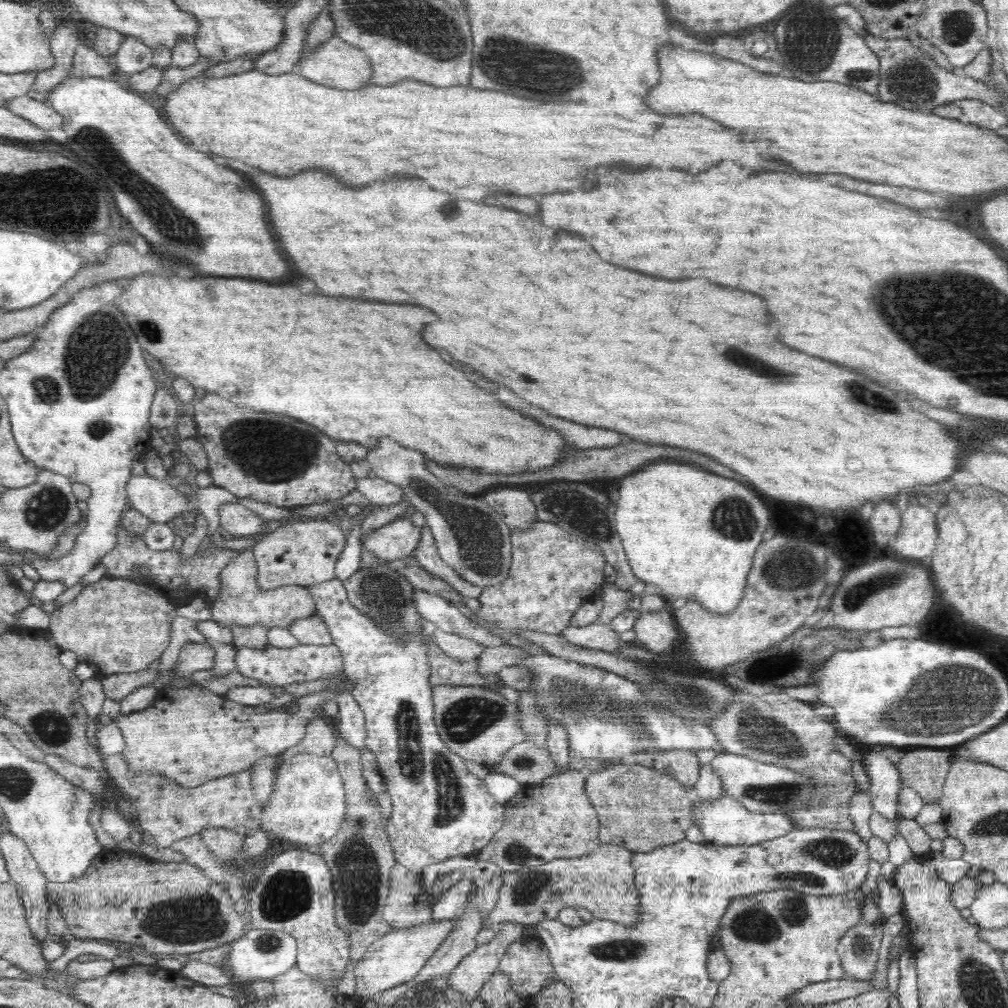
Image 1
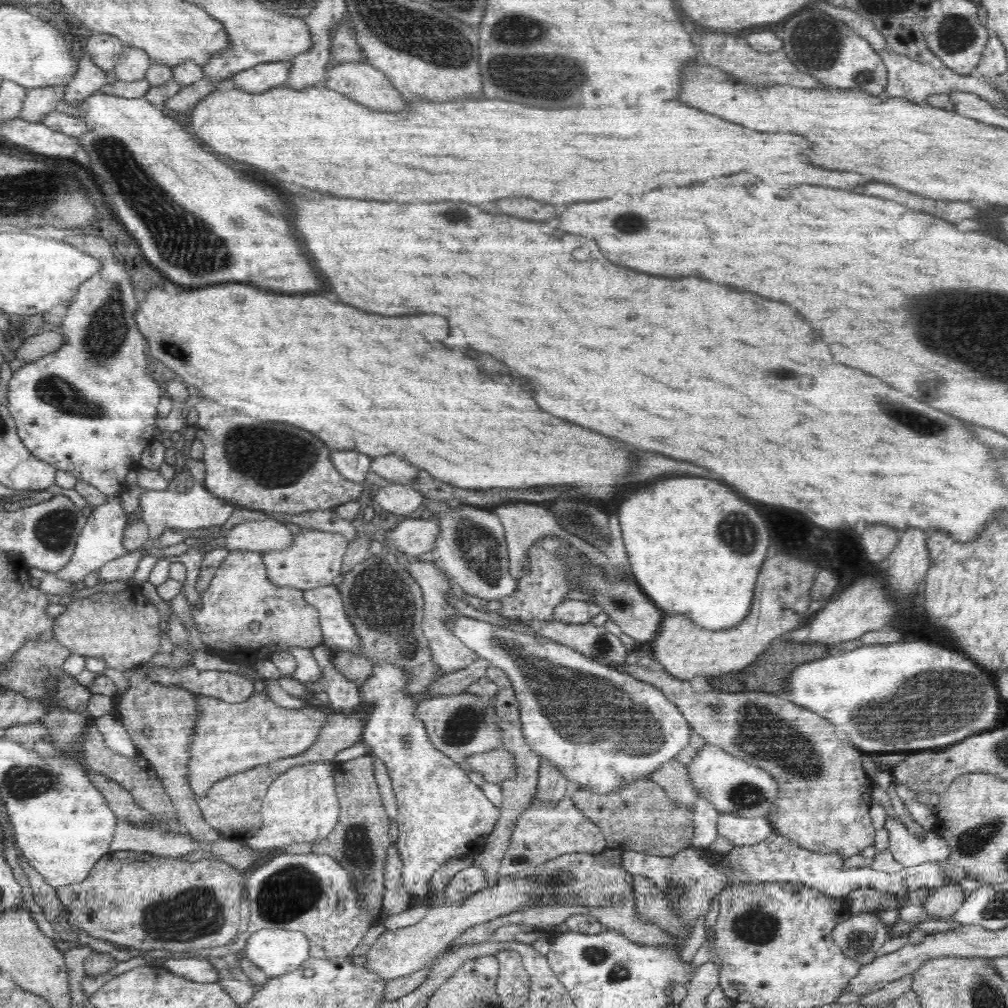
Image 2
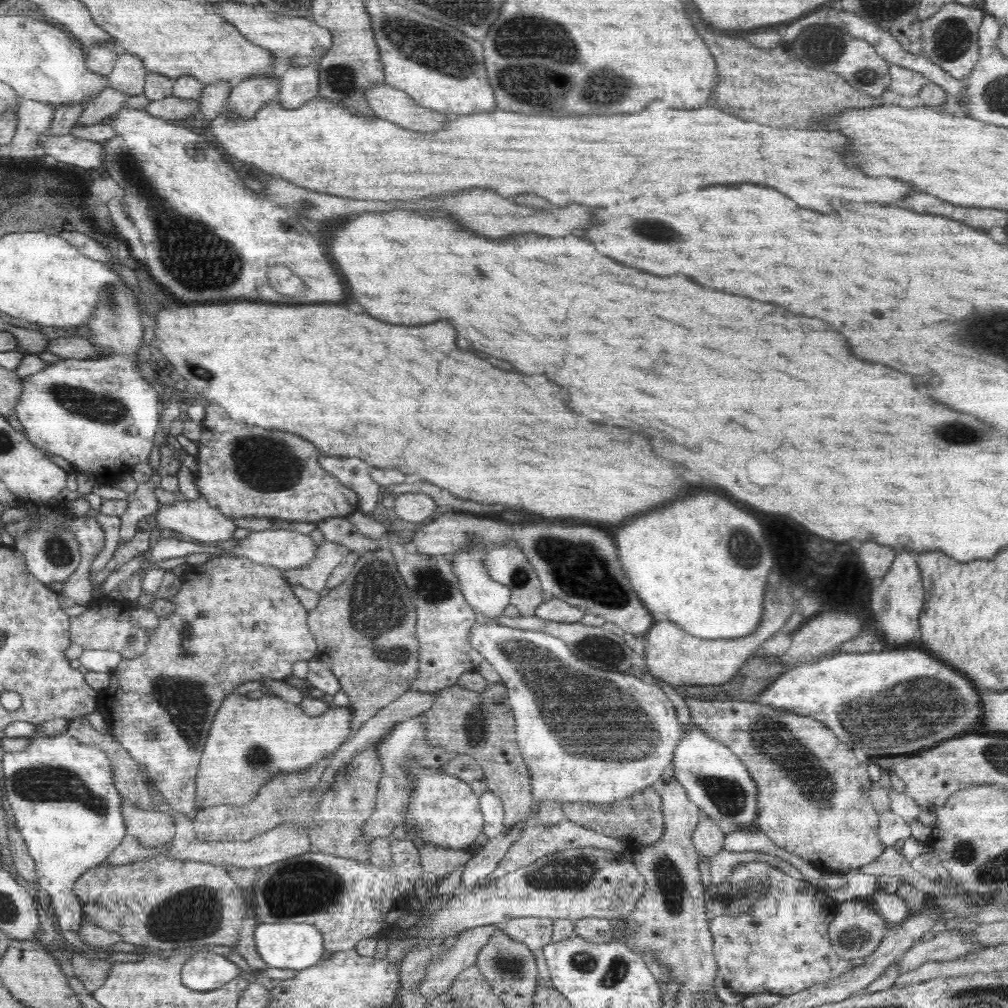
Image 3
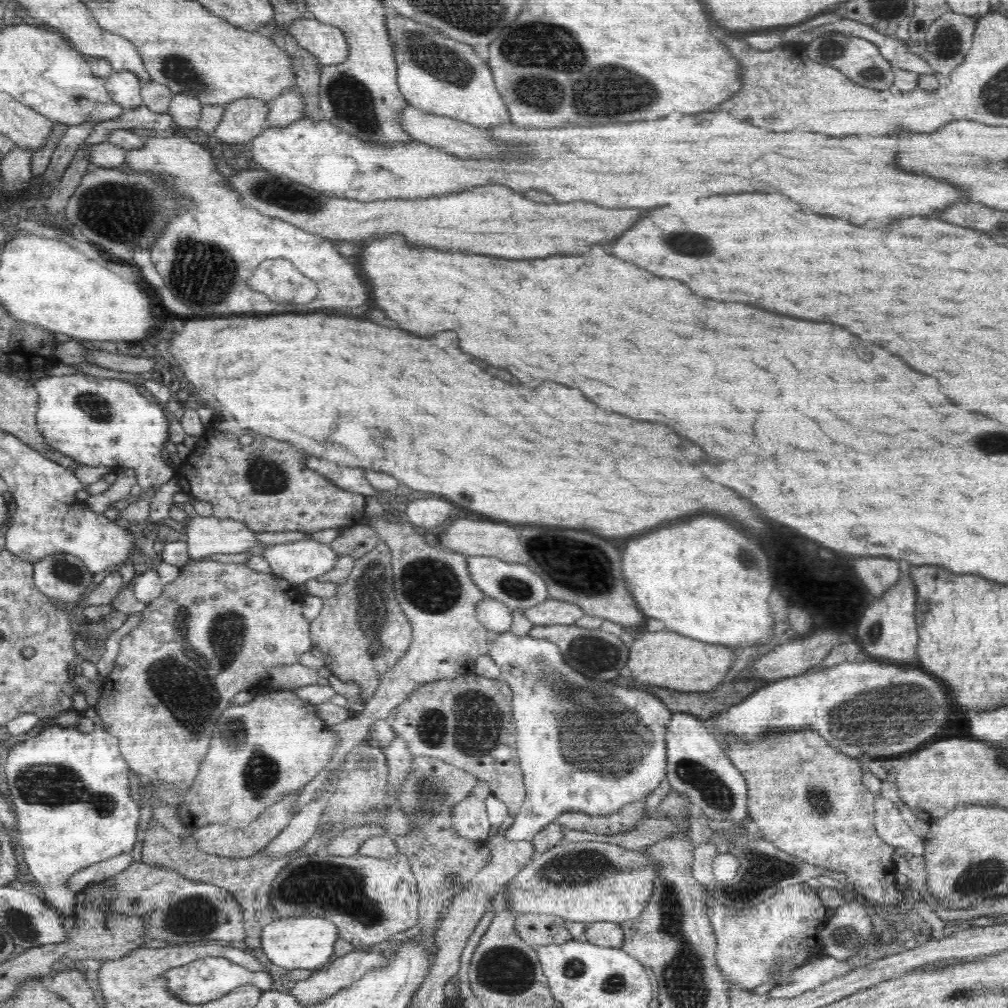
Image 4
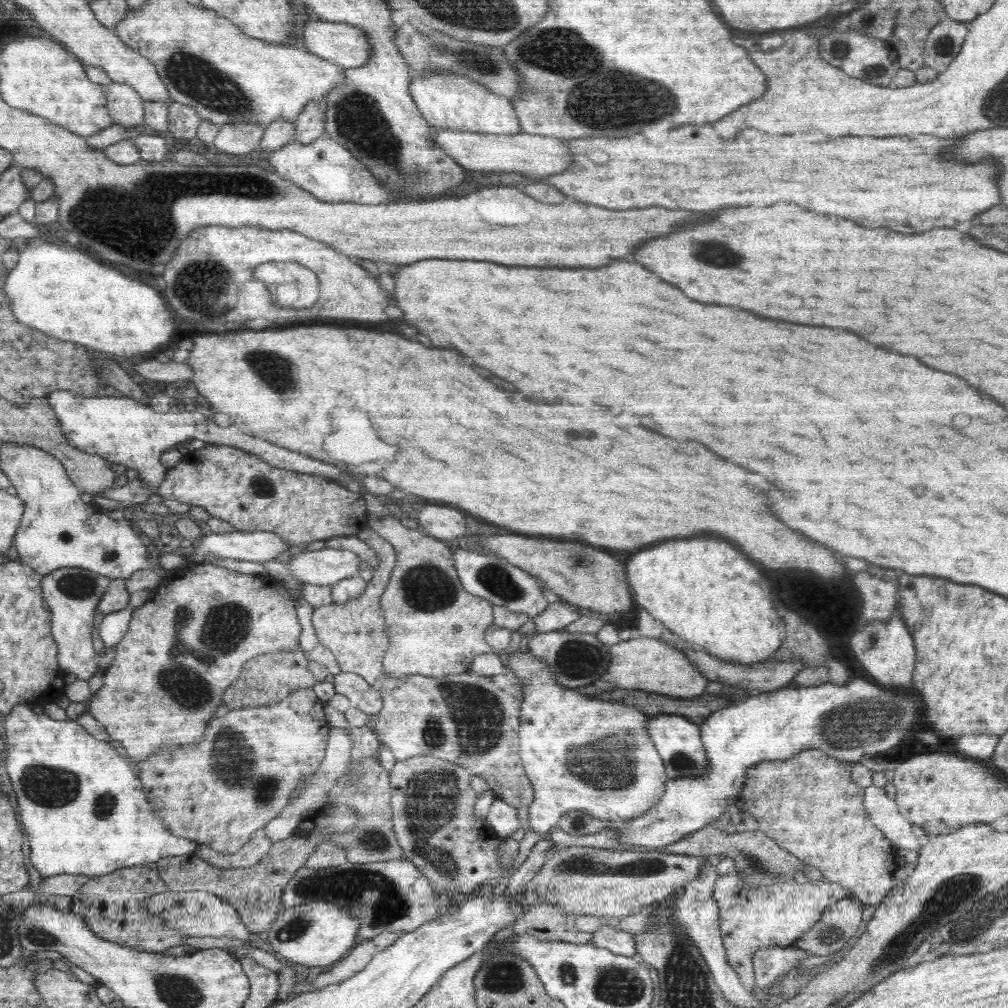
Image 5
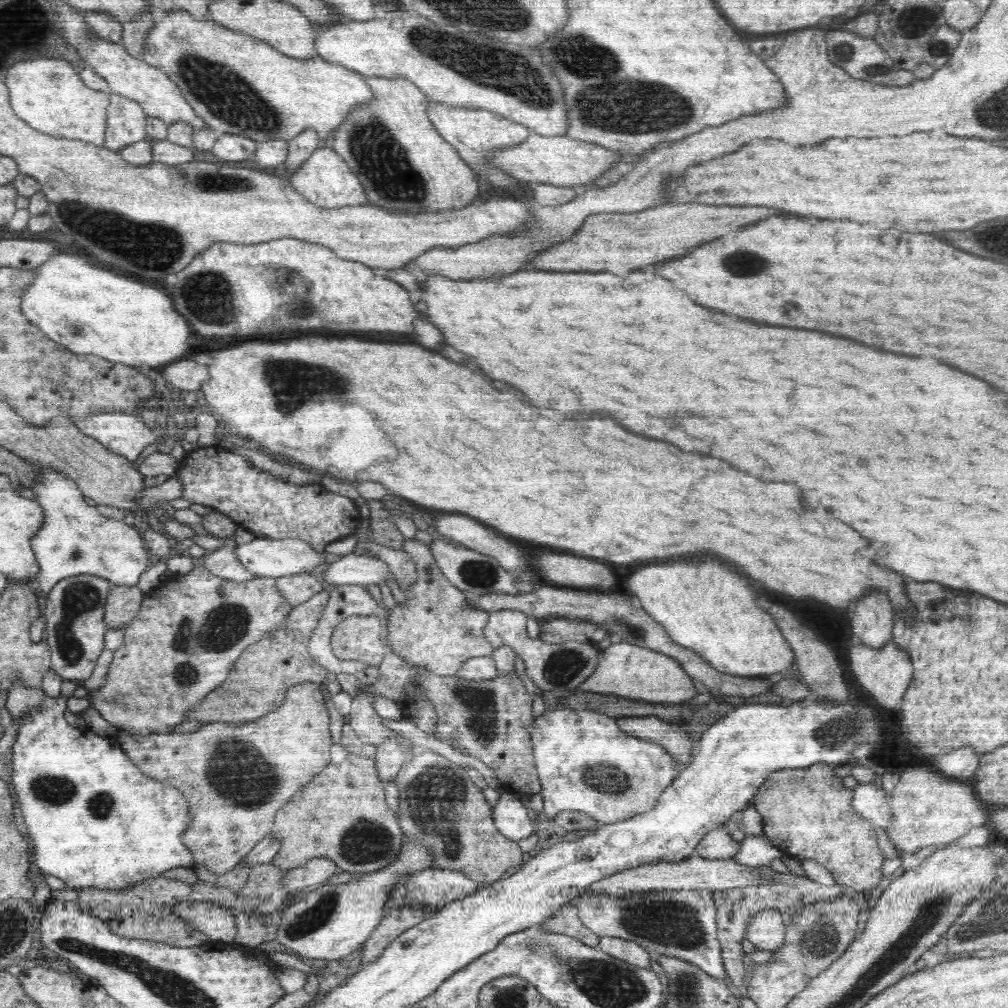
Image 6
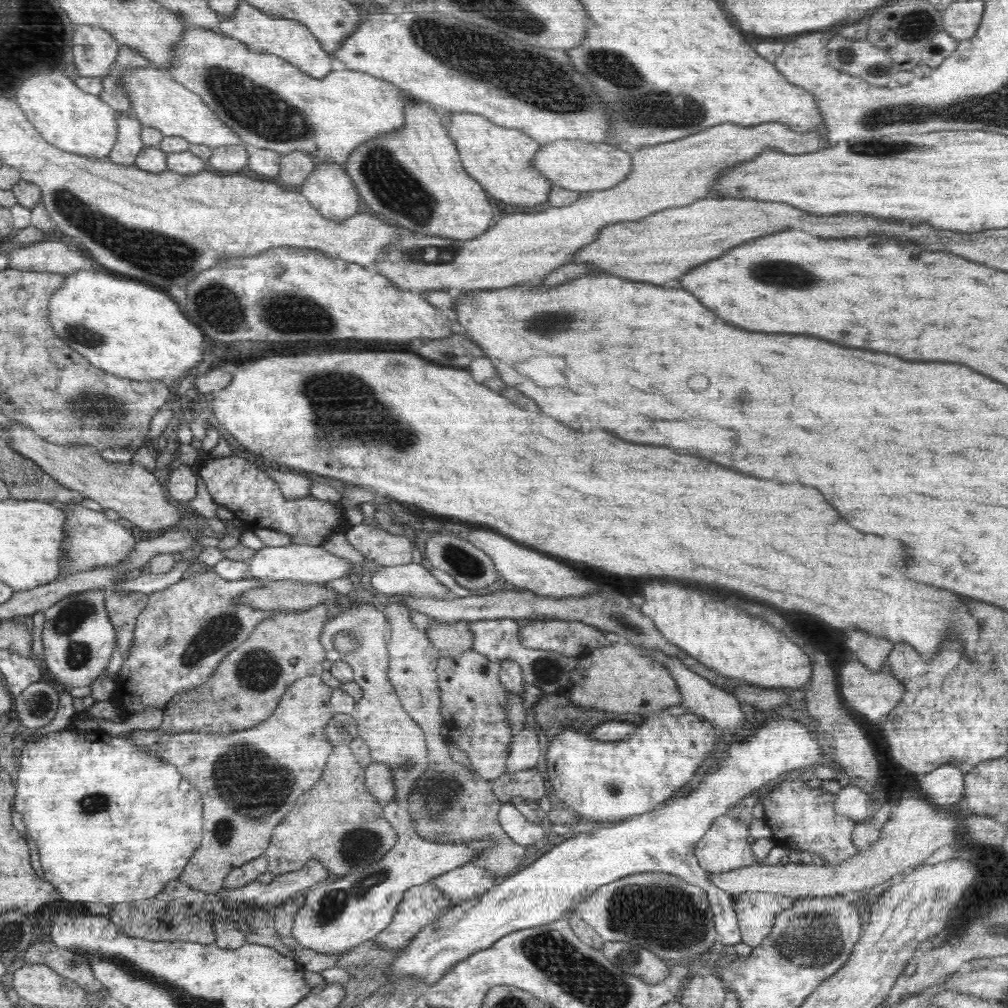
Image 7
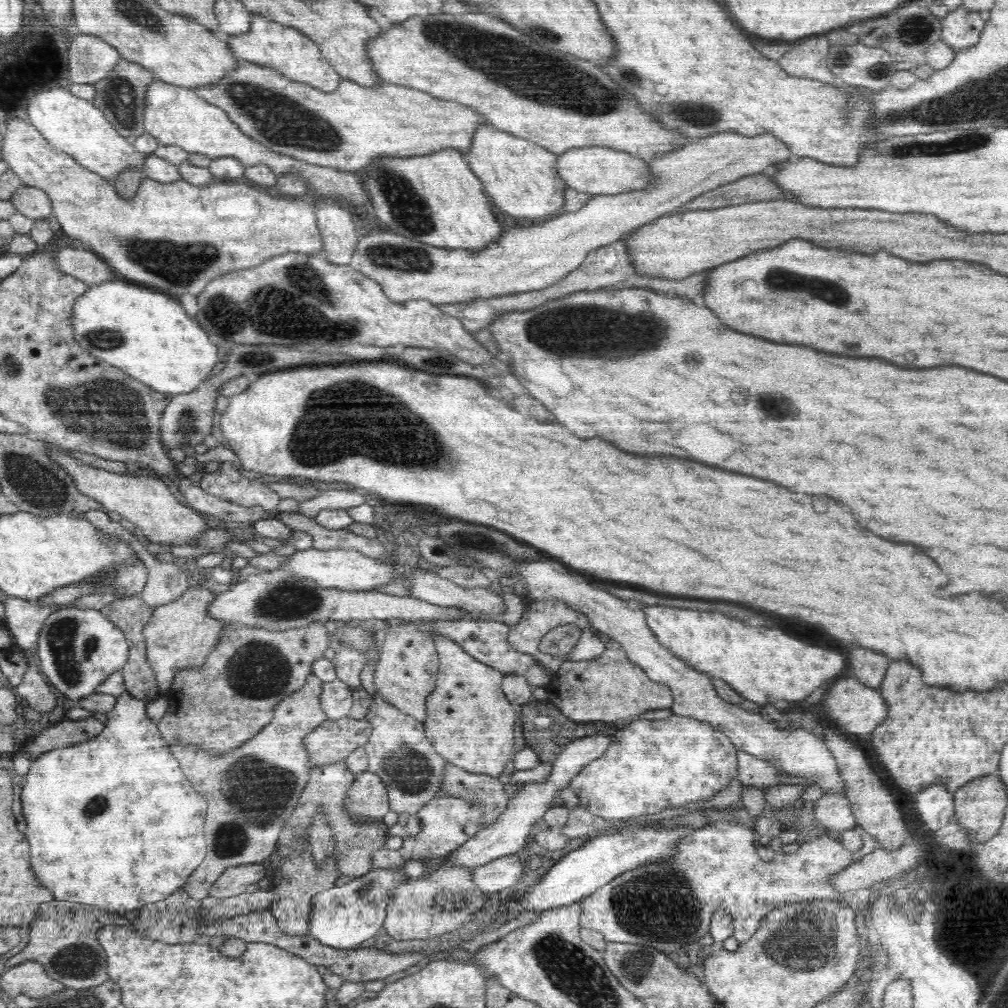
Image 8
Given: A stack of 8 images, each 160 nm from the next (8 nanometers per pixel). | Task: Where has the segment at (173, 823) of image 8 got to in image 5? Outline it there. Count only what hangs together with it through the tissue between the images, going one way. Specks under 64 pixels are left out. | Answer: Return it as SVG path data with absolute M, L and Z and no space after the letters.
M32 705L18 706L12 713L8 714L4 718L3 732L7 735L7 742L5 743L6 751L4 757L6 762L6 772L11 780L13 786L13 792L16 793L18 806L20 806L20 823L23 826L23 830L29 838L30 850L27 852L32 866L36 868L41 876L51 877L57 874L77 874L88 875L92 878L96 878L124 867L142 866L148 863L153 863L162 857L168 855L192 855L199 849L200 844L188 840L188 838L178 837L173 835L162 823L155 817L152 808L146 798L142 781L138 778L132 768L130 762L118 753L118 750L112 746L110 741L103 741L97 739L94 735L91 735L78 721L77 719L70 721L58 721L54 720L42 711L41 714L35 713L35 707Z

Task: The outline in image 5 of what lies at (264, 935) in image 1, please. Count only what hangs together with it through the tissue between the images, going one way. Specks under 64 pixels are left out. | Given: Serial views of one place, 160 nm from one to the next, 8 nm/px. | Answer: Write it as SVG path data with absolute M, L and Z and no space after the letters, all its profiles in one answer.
M330 902L282 908L268 930L267 942L282 958L302 966L328 966L344 958L355 946L359 924L348 909Z

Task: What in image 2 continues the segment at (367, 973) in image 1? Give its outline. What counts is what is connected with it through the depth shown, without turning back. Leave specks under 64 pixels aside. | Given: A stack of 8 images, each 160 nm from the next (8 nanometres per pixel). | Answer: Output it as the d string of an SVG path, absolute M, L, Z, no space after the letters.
M589 852L562 854L540 866L532 866L524 872L500 878L496 886L472 894L462 905L448 906L436 901L418 923L394 931L384 931L370 946L363 966L375 972L381 980L390 981L424 969L428 962L447 950L467 928L512 912L520 912L524 908L556 901L578 903L589 908L616 906L634 892L632 876L619 866L600 864L598 858Z

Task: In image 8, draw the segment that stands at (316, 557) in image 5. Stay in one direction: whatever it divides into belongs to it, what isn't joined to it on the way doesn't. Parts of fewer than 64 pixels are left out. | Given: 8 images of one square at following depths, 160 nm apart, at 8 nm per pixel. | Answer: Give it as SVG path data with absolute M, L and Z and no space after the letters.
M430 570L415 571L402 580L410 585L410 597L442 607L460 607L480 620L499 620L506 611L502 597L489 588L462 588Z

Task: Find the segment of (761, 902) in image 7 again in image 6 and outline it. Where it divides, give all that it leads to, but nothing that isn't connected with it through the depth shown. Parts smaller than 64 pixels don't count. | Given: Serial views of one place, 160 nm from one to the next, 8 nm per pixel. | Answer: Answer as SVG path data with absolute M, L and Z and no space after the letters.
M776 909L757 913L748 924L748 941L761 950L774 951L784 946L786 927L782 915Z

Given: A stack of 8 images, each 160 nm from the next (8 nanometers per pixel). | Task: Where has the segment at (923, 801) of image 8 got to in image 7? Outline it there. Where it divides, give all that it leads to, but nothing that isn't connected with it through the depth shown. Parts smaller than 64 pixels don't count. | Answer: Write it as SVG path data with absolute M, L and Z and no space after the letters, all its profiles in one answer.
M942 764L930 774L916 774L916 780L920 778L916 785L928 802L938 807L949 807L964 797L964 776L956 764Z

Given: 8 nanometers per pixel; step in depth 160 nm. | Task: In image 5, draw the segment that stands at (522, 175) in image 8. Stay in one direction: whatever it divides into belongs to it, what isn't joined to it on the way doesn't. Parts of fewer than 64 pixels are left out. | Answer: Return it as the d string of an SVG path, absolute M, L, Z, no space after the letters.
M446 71L425 77L413 72L408 87L416 106L429 124L436 129L452 129L482 134L511 135L521 132L518 115L511 100L492 93L488 87L466 77Z

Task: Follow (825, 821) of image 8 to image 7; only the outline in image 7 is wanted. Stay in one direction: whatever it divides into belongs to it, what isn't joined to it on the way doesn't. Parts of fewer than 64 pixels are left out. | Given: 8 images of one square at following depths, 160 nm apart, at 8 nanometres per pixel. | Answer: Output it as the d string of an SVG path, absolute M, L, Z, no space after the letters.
M846 785L836 794L834 811L846 816L857 823L862 823L866 818L872 818L872 804L877 802L870 798L868 793L854 785Z

